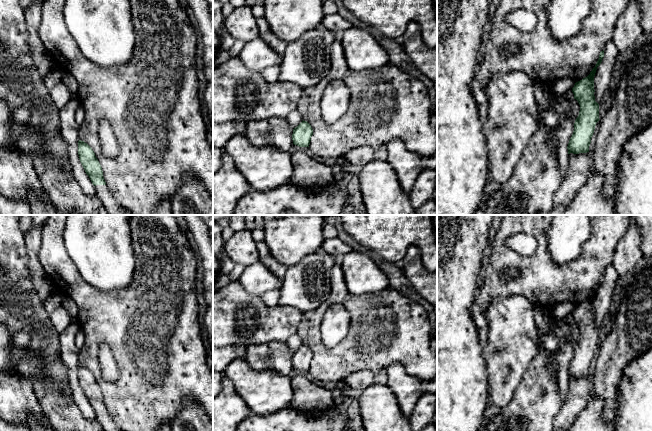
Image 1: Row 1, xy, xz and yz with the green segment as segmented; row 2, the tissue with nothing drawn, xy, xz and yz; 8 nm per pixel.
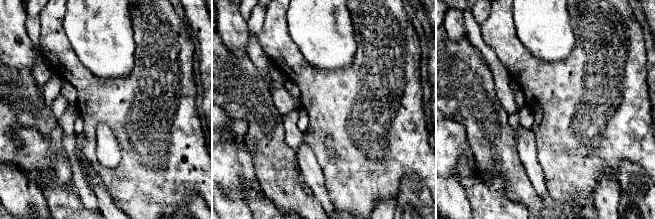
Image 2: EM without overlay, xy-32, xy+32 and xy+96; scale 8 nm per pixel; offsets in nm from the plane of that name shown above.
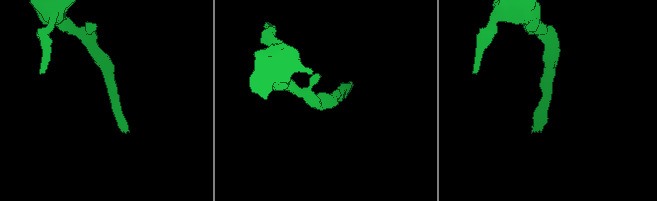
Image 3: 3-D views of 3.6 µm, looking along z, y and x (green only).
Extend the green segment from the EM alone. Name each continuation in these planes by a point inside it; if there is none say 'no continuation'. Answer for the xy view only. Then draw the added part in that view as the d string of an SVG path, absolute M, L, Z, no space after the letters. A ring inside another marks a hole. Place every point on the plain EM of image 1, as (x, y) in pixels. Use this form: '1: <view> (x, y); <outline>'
1: xy (103, 417); M96 409L96 420L104 431L124 431L112 419L107 409Z

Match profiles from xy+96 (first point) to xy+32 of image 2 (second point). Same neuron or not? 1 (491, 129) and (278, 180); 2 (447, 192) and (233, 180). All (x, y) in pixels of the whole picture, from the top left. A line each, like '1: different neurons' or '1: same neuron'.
1: same neuron
2: different neurons

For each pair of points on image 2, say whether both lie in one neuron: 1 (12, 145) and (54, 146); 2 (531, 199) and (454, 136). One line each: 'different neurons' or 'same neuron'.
1: same neuron
2: different neurons

